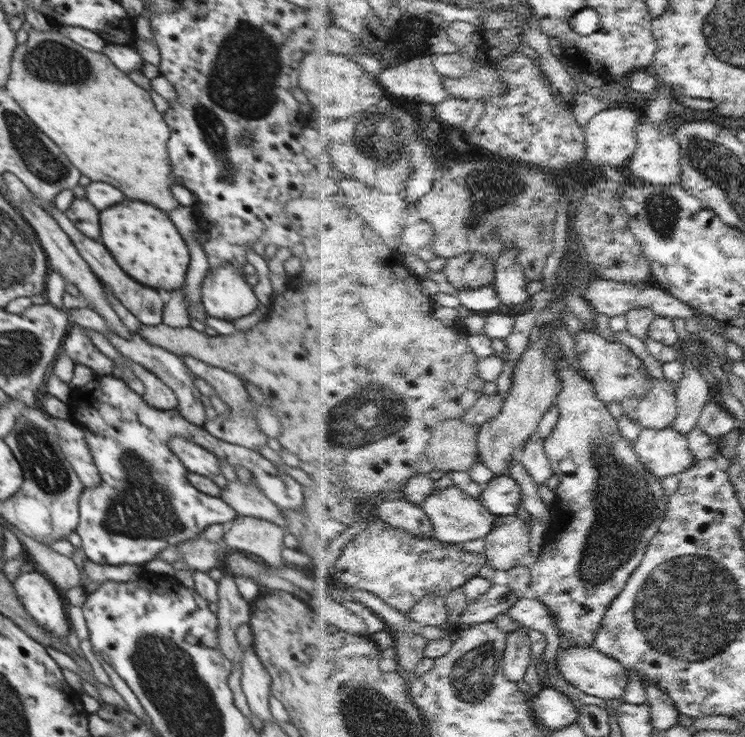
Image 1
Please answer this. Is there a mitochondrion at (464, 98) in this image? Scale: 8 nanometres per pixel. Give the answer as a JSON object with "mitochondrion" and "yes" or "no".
{"mitochondrion":"no"}

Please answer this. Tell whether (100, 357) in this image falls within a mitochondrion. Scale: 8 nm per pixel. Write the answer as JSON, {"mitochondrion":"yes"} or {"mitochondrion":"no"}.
{"mitochondrion":"no"}

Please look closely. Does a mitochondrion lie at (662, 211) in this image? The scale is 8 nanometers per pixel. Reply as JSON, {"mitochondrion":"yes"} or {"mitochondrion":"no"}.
{"mitochondrion":"yes"}

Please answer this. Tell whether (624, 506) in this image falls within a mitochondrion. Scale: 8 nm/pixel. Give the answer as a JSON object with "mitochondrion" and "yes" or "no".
{"mitochondrion":"yes"}

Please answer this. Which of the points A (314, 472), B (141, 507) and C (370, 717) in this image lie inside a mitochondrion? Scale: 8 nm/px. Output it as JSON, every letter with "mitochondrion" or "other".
{"A":"other","B":"mitochondrion","C":"mitochondrion"}

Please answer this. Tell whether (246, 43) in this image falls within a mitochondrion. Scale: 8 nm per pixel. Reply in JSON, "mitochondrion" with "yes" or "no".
{"mitochondrion":"yes"}

